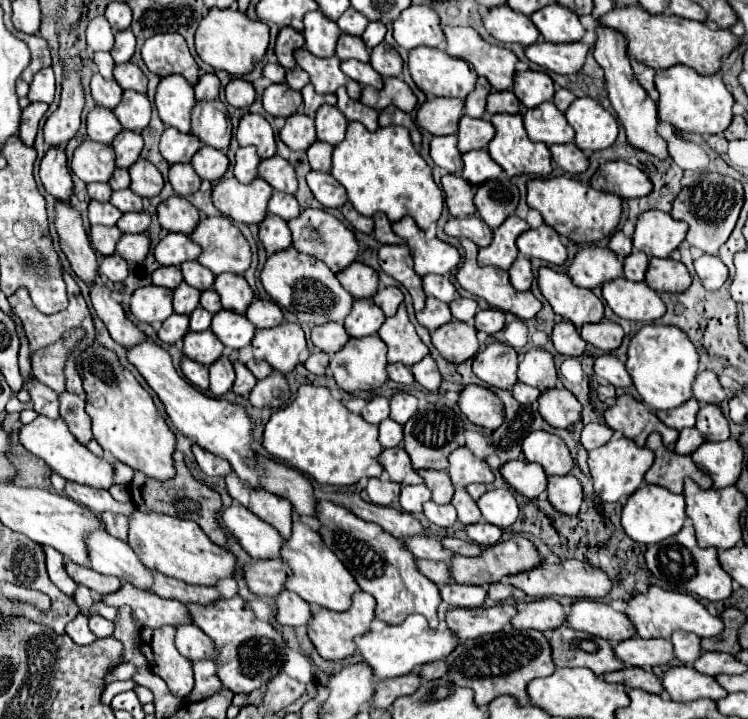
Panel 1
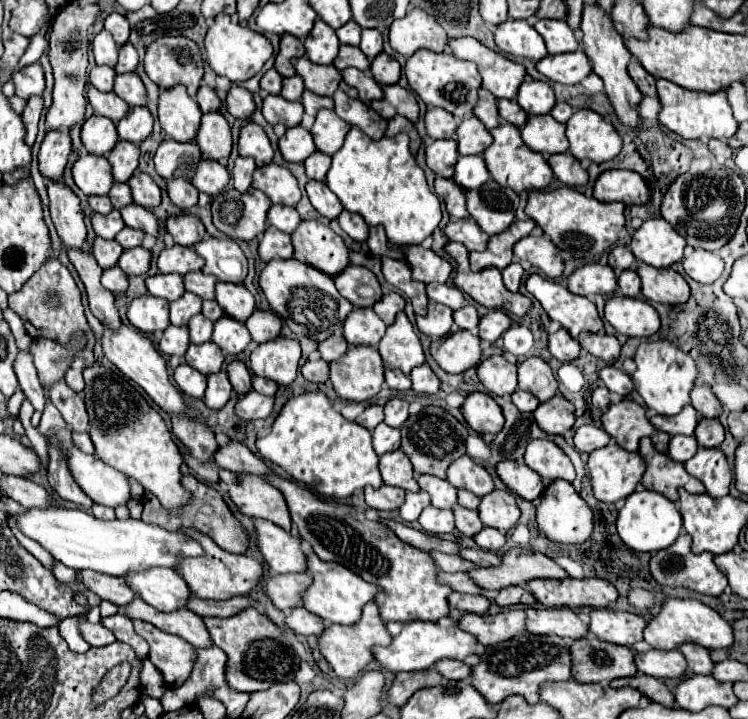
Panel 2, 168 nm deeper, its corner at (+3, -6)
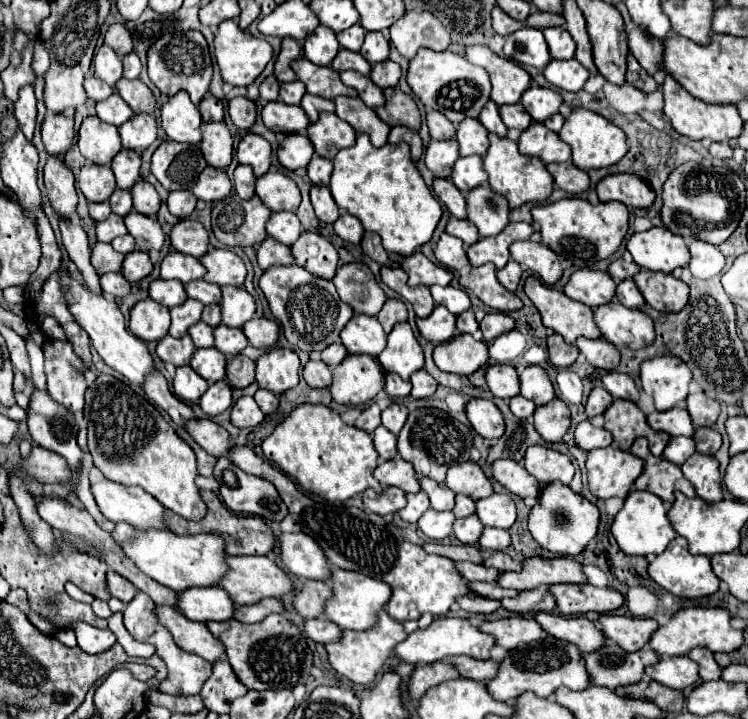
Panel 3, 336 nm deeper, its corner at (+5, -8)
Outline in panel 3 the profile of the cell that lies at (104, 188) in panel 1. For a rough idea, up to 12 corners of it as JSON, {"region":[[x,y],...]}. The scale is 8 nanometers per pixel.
{"region":[[109,202],[89,204],[89,216],[95,222],[109,218]]}

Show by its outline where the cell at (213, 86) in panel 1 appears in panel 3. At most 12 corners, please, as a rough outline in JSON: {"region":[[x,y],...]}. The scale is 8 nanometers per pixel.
{"region":[[207,94],[199,104],[203,122],[223,120],[223,102]]}

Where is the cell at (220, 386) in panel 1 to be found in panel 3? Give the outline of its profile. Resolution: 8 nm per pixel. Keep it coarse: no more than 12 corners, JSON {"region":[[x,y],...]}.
{"region":[[215,382],[199,398],[207,416],[231,406],[231,388]]}

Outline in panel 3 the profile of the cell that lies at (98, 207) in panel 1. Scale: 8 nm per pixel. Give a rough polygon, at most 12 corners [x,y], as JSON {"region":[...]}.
{"region":[[111,214],[97,222],[99,242],[111,242],[127,234],[123,218]]}

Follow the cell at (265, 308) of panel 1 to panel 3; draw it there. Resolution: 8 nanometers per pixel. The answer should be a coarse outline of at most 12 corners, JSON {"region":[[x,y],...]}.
{"region":[[251,318],[243,332],[251,346],[271,350],[279,326],[267,318]]}

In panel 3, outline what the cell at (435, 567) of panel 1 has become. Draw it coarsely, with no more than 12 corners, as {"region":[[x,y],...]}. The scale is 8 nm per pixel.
{"region":[[469,582],[479,596],[493,600],[513,598],[517,590],[501,588],[495,582]]}

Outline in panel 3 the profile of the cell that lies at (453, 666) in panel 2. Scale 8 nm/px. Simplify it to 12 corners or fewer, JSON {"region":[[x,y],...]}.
{"region":[[451,658],[461,676],[489,682],[497,674],[495,660]]}

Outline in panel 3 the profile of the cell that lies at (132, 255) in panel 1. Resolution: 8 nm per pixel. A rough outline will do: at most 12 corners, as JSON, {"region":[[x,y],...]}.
{"region":[[147,252],[125,256],[123,276],[139,282],[149,276],[153,264]]}

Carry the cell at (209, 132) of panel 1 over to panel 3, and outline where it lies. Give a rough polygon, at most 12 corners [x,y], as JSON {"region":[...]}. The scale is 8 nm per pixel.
{"region":[[203,122],[207,164],[225,170],[233,138],[225,122]]}

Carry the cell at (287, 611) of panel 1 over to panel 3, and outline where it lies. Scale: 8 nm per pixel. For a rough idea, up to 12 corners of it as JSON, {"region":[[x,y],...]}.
{"region":[[327,618],[305,620],[315,642],[337,642],[343,630]]}

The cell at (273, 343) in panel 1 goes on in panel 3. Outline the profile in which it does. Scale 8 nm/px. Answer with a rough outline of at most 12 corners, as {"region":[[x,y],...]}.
{"region":[[271,348],[257,384],[275,396],[299,384],[299,356]]}

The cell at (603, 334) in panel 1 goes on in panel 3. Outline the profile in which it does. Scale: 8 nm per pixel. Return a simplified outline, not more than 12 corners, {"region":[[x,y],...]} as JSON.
{"region":[[577,338],[575,346],[595,368],[619,366],[619,350],[603,338]]}

